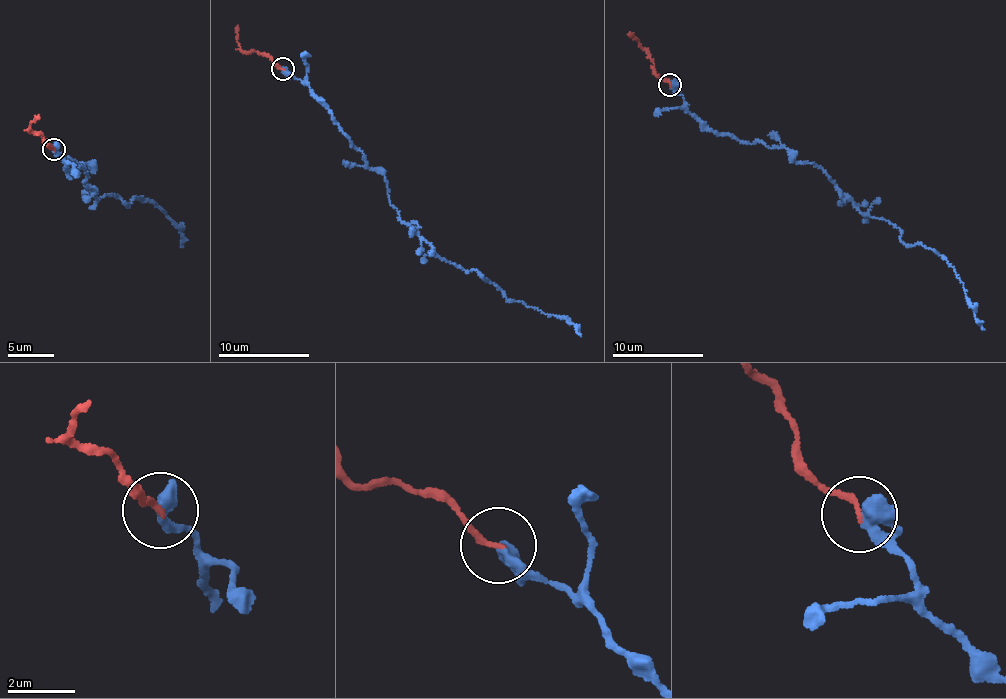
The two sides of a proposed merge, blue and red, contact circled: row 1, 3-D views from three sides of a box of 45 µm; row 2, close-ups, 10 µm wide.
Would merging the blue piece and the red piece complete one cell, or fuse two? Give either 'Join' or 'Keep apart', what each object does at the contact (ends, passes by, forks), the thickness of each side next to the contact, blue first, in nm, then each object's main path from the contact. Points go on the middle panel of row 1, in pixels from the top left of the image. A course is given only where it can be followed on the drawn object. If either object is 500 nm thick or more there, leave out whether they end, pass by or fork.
Join. At the ring blue passes by. At the ring red ends. Thickness 400 nm (blue) against 170 nm. Course of blue: (283, 69), (306, 84), (385, 176), (401, 221), (442, 258), (480, 275), (508, 299), (563, 317), (581, 336). Course of red: (283, 69), (268, 56), (240, 49), (237, 25)

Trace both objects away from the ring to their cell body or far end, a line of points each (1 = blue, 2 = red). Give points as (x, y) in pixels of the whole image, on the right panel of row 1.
1: (670, 84), (714, 131), (814, 162), (862, 213), (894, 225), (906, 244), (942, 256), (984, 329)
2: (670, 84), (656, 72), (643, 48), (628, 34)

